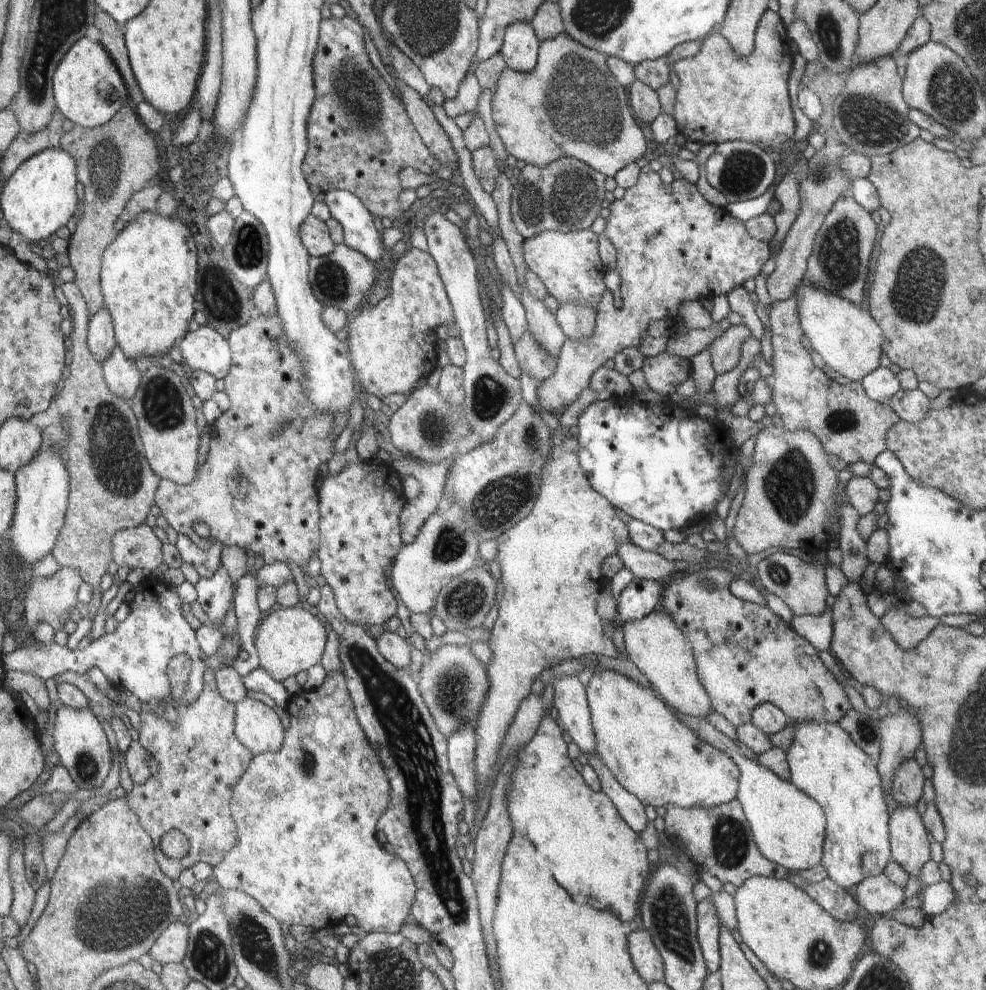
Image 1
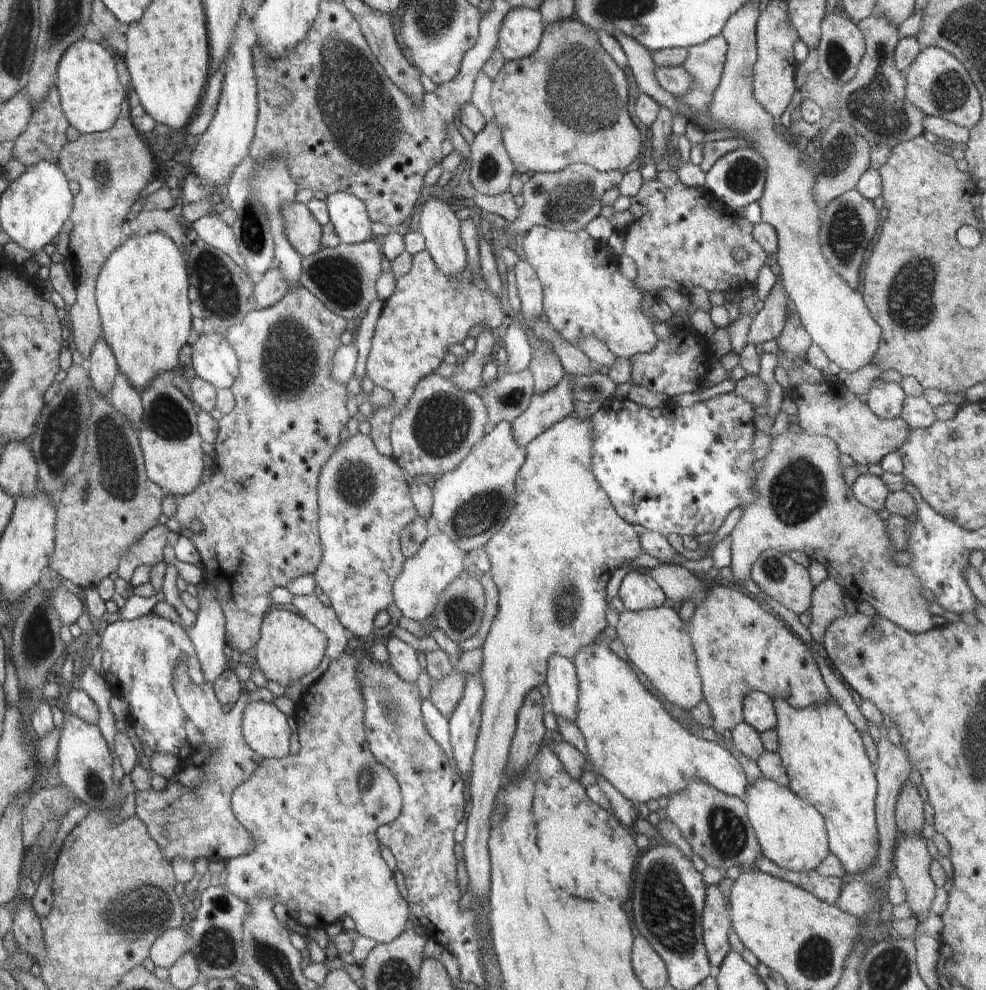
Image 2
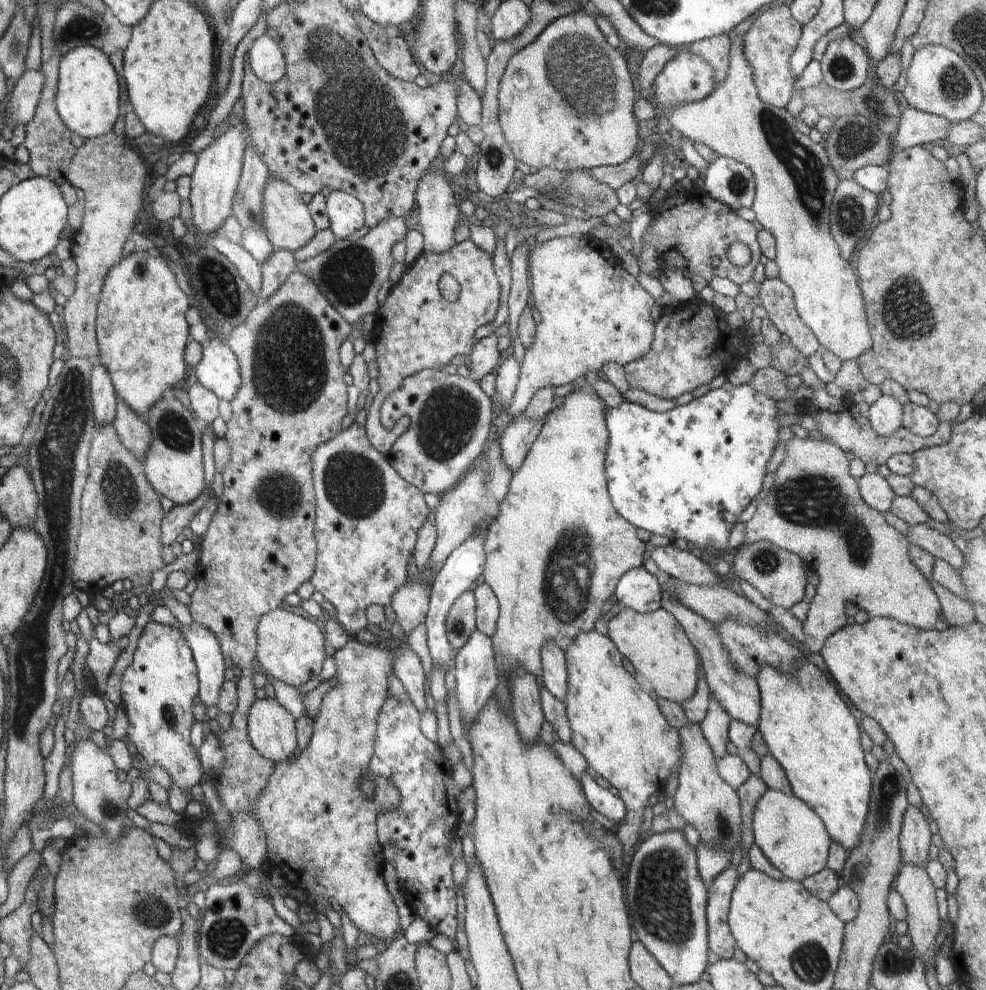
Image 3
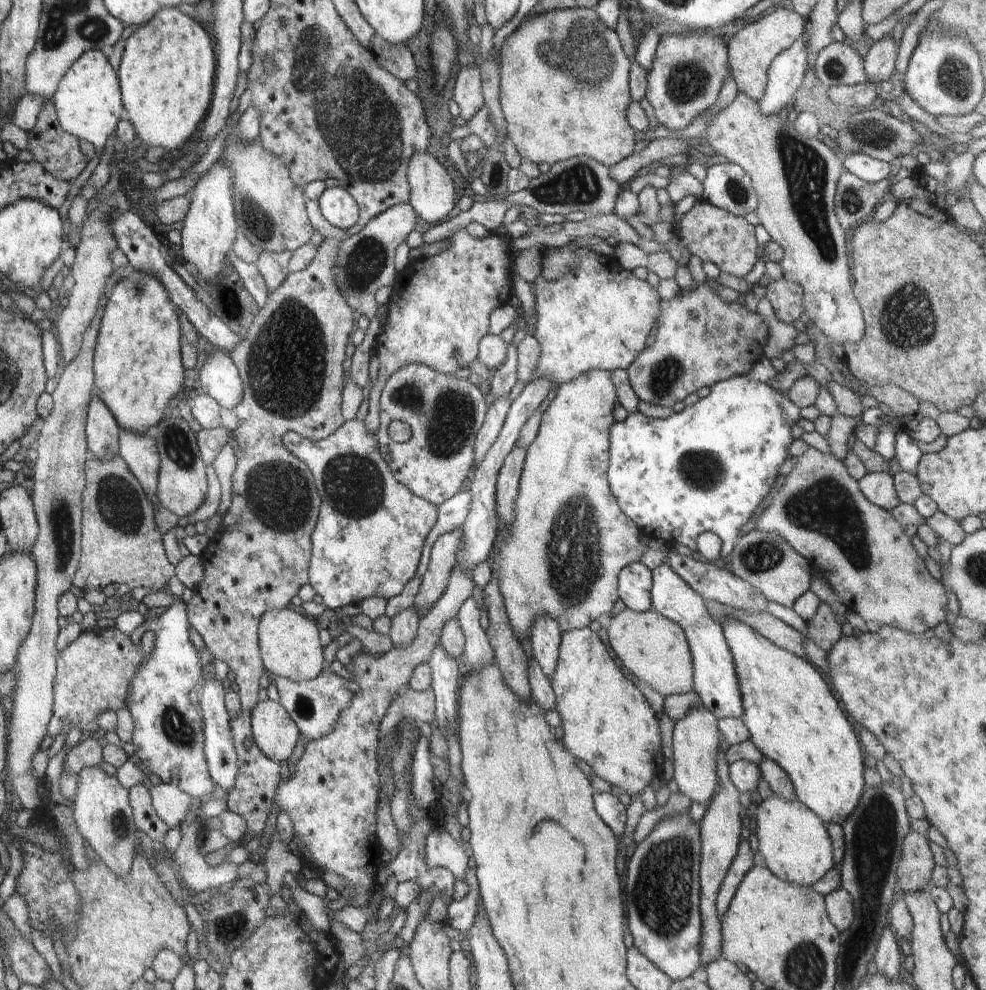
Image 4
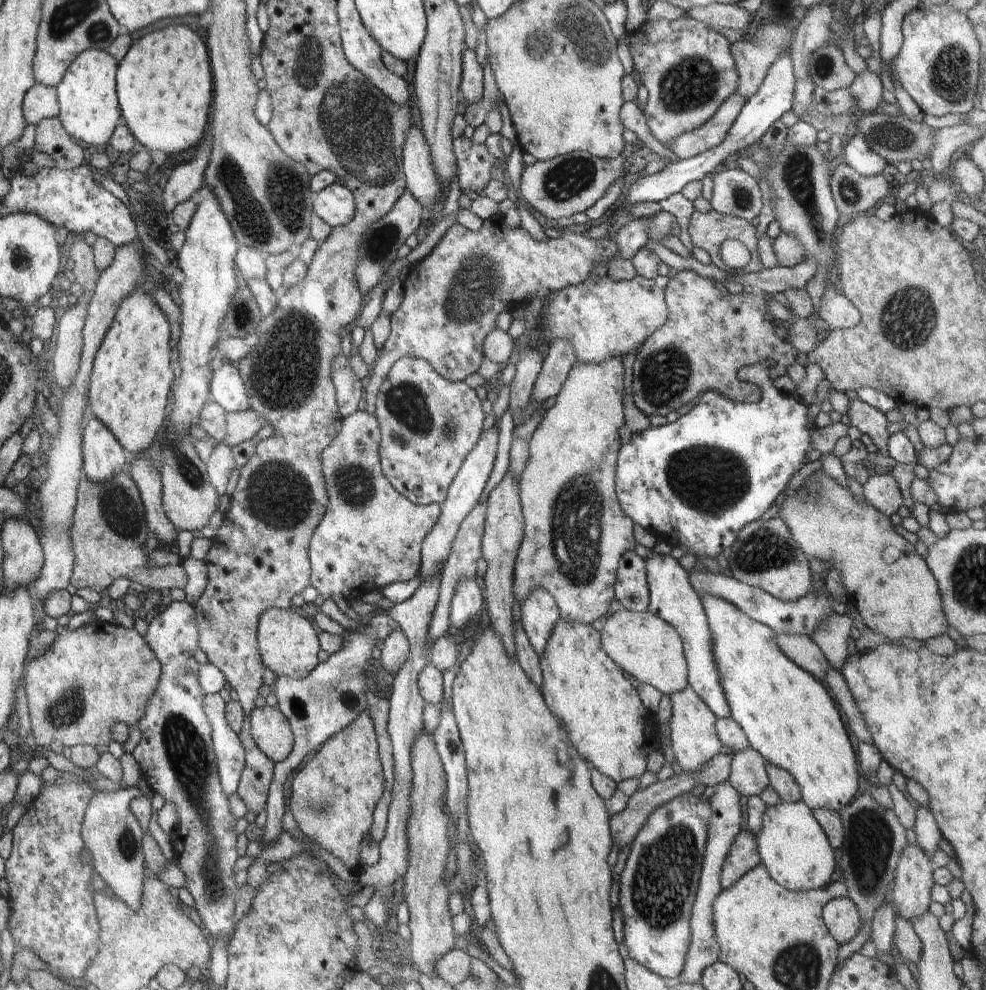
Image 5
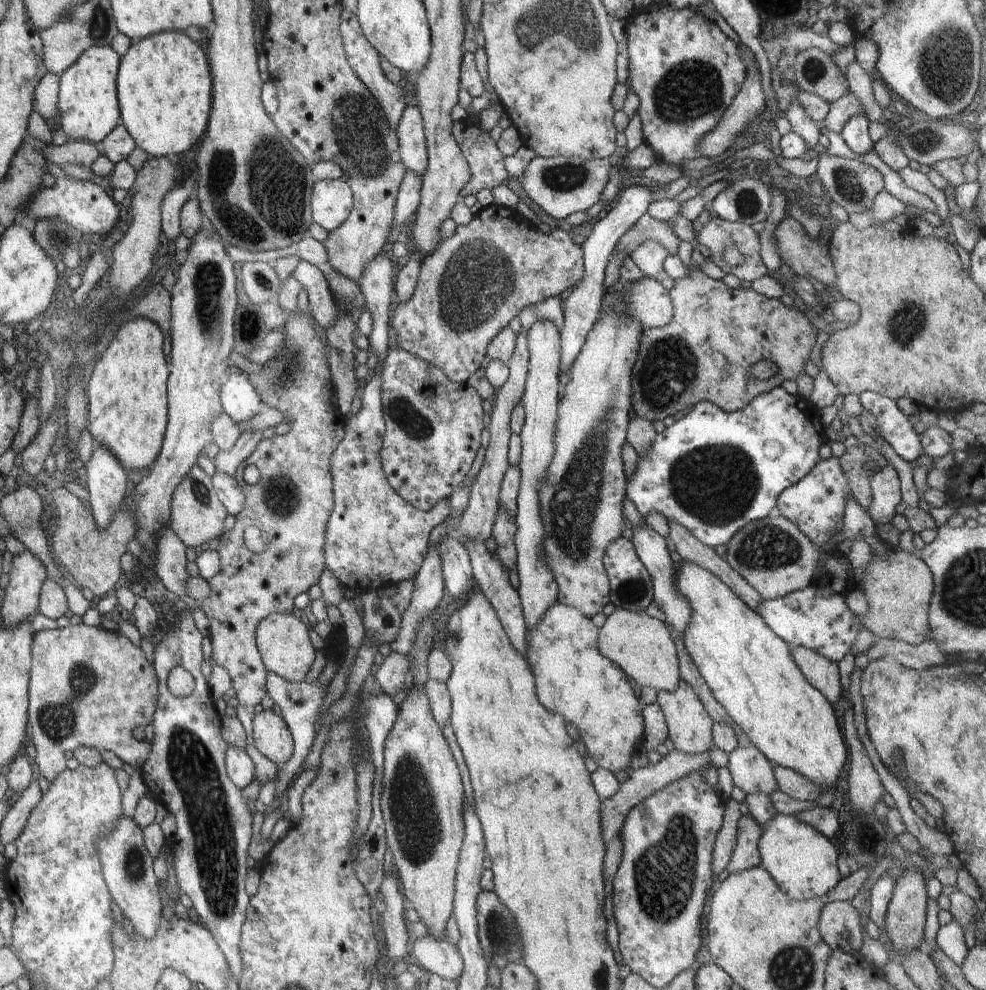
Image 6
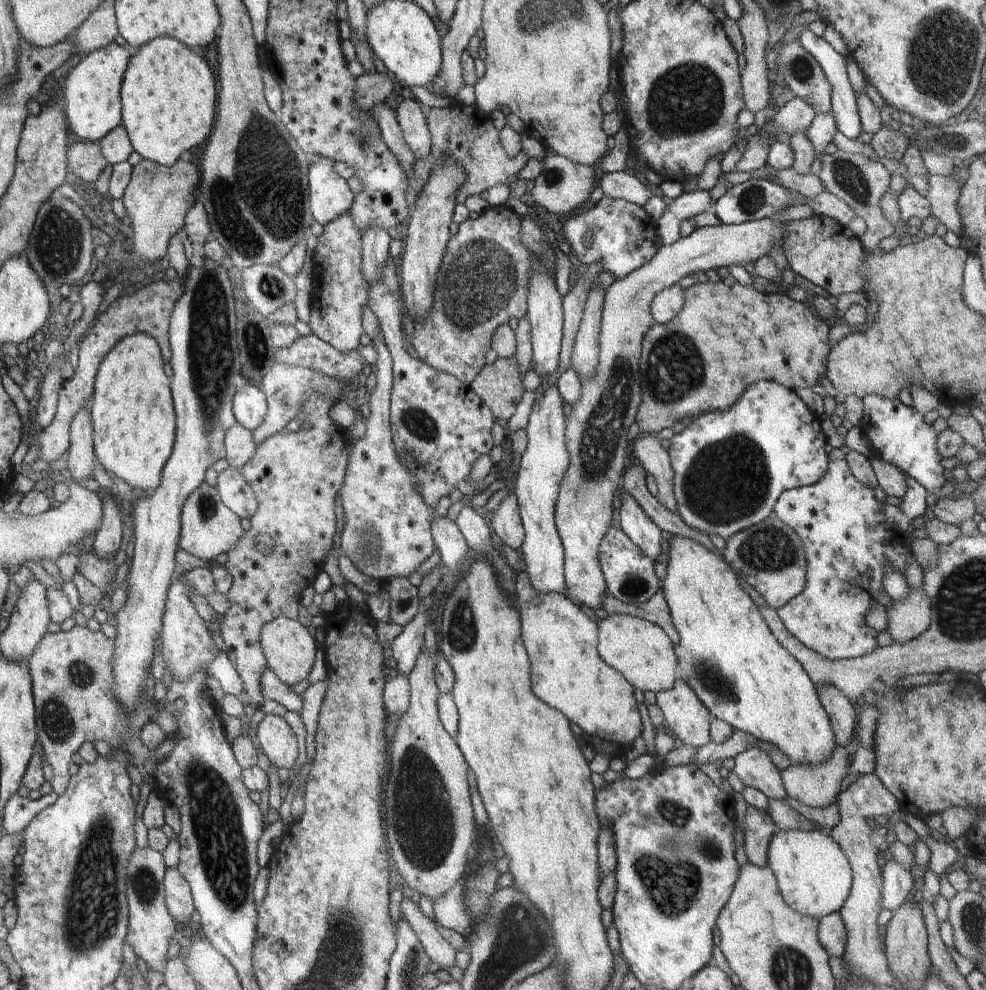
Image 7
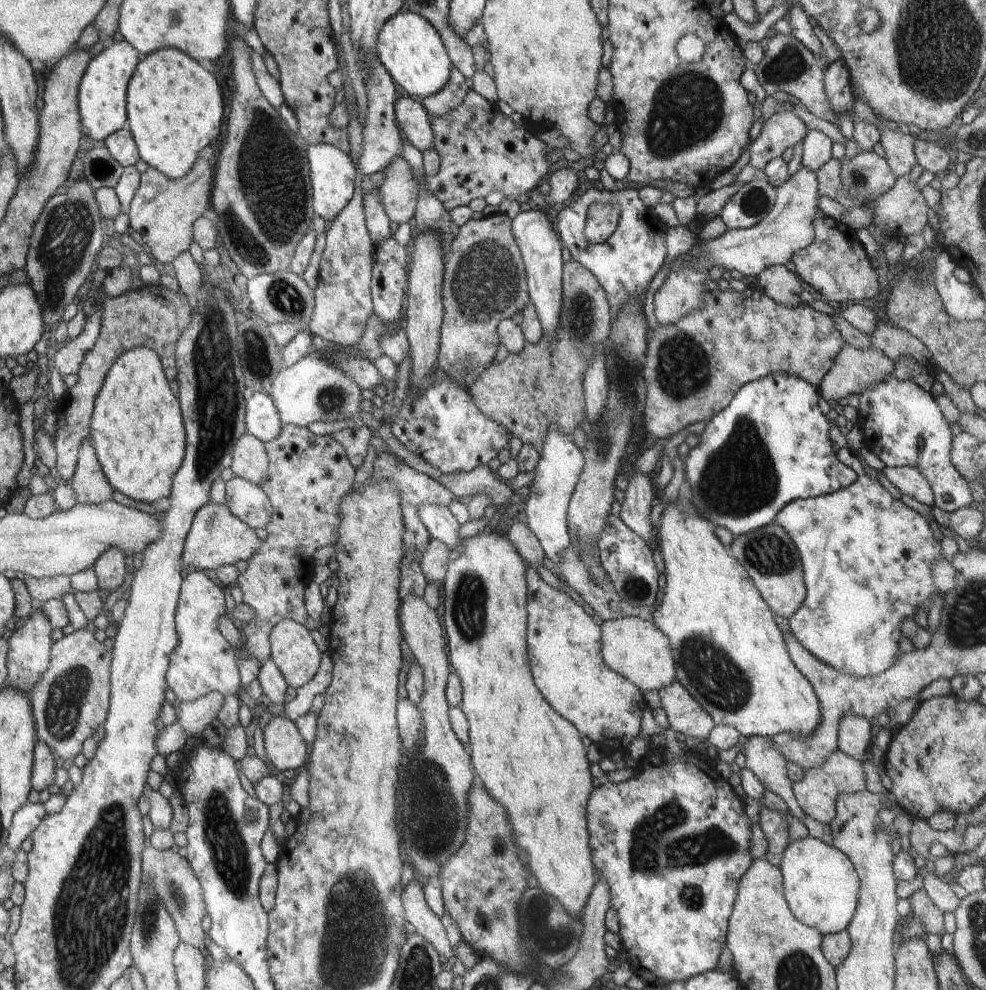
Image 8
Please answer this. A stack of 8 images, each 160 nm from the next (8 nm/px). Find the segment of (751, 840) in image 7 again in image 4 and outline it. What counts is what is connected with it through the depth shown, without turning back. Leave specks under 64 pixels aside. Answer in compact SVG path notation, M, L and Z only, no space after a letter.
M742 839L739 847L721 884L721 889L717 894L717 915L723 919L723 914L729 909L733 896L736 894L744 875L754 866L753 852L749 842Z

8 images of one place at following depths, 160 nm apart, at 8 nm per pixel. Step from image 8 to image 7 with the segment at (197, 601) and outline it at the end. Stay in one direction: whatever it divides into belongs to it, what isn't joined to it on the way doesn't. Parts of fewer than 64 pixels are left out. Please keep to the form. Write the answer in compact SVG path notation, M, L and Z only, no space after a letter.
M211 560L208 561L207 568L194 568L181 575L174 576L171 582L169 593L167 594L166 612L163 616L161 639L159 642L161 643L161 651L166 670L170 672L174 679L178 679L180 682L185 681L187 678L194 677L196 673L206 673L207 676L211 676L208 674L209 664L222 652L214 642L212 633L208 629L207 624L205 624L203 618L198 614L197 608L191 601L191 593L195 593L201 597L207 597L217 592L212 570L219 566L215 560Z

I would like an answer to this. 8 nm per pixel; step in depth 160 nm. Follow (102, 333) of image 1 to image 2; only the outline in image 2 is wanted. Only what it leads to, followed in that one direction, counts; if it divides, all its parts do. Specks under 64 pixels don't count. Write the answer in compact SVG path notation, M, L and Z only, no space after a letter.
M101 336L93 346L87 368L91 386L98 395L108 400L115 376L119 373L115 356L109 348Z

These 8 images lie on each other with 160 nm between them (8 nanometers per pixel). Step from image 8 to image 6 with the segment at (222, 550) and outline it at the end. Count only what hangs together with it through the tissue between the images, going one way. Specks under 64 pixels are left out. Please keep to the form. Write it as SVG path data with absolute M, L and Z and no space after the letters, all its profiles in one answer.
M198 465L174 489L170 512L168 526L187 547L194 549L214 538L220 538L223 535L224 520L229 515L214 490L211 477Z

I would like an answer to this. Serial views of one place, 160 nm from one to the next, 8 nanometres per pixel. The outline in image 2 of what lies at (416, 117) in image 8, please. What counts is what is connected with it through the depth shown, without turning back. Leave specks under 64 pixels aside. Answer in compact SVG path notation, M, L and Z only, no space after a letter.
M430 196L418 209L419 231L436 266L454 278L468 267L466 248L460 235L460 219L442 199Z

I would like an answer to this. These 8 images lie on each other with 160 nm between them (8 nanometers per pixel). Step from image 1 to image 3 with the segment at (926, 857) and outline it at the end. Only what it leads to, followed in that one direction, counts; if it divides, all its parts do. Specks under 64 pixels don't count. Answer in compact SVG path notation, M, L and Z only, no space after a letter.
M906 864L902 865L898 876L895 878L894 888L903 898L904 904L906 905L909 914L906 920L906 924L908 924L909 928L907 934L911 936L913 948L916 949L918 954L923 958L926 970L926 967L932 962L932 958L935 958L935 953L937 951L934 947L934 943L936 942L936 936L938 936L941 927L939 910L935 897L936 888L923 866Z

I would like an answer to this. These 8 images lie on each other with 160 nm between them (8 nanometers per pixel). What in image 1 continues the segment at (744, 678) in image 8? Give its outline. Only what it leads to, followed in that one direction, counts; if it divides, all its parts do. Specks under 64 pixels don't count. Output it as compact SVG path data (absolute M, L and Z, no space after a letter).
M798 721L792 722L789 727L794 731L794 740L786 751L791 772L790 782L818 802L825 812L826 837L820 863L827 870L828 877L847 890L850 886L861 883L866 877L882 873L891 859L891 846L888 806L881 787L877 763L858 748L854 739L840 726L840 723Z

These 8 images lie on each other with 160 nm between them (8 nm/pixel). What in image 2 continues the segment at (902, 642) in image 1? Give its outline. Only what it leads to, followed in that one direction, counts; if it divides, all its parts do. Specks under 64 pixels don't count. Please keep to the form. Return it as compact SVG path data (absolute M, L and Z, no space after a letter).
M797 431L785 432L773 438L772 446L764 459L764 466L756 474L754 496L742 506L743 516L730 533L731 563L734 578L744 584L751 576L751 568L761 552L768 549L786 552L804 552L811 561L823 564L828 578L813 588L809 614L809 627L813 643L823 643L824 633L831 622L845 615L843 597L847 595L856 602L868 602L876 614L905 628L911 633L925 633L932 624L929 602L922 596L923 585L909 566L898 566L894 561L897 552L889 538L886 522L874 510L863 506L854 497L853 491L843 478L844 468L840 463L839 447L824 435Z

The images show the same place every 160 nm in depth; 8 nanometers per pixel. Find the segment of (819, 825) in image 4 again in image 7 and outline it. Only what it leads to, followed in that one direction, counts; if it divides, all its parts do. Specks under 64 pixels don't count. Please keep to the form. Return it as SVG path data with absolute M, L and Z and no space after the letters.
M780 831L771 838L767 866L776 877L782 898L792 910L820 920L838 913L853 885L851 866L840 845L820 831Z

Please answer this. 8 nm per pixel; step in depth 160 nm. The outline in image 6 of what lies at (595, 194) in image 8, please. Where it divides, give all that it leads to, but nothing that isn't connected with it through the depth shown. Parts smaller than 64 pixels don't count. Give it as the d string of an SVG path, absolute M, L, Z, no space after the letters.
M634 185L620 192L620 198L616 200L614 206L605 209L603 215L593 221L593 229L588 237L585 238L581 246L585 271L582 280L576 284L576 288L564 302L564 326L559 329L561 338L561 374L573 365L581 346L585 343L589 330L599 319L599 312L603 296L606 294L604 286L605 268L613 252L613 248L620 240L620 237L635 222L647 212L648 205L654 201L651 197L653 189Z

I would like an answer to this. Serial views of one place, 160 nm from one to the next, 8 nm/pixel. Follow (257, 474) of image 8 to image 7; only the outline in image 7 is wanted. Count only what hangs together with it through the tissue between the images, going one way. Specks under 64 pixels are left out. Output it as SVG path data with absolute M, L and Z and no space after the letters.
M238 422L234 423L225 434L225 449L225 459L229 466L241 471L256 454L257 444L254 442L253 432Z

